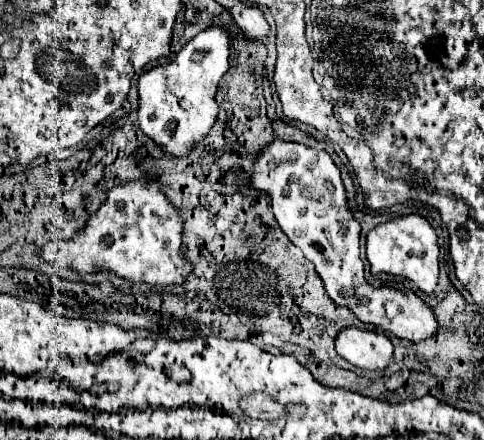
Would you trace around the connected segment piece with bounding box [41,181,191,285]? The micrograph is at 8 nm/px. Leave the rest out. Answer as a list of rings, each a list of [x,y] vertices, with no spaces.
[[[135,181],[111,189],[105,205],[101,205],[81,233],[71,241],[57,239],[45,243],[41,257],[53,267],[73,267],[81,273],[109,269],[131,285],[139,281],[151,285],[181,283],[191,273],[191,265],[181,259],[181,231],[183,219],[159,191],[157,183],[145,185]]]

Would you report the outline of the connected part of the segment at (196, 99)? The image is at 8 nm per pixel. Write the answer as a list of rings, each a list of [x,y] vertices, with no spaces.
[[[217,21],[207,27],[205,31],[197,33],[179,53],[171,63],[153,67],[145,71],[139,77],[139,127],[141,131],[151,137],[155,143],[159,143],[167,153],[175,157],[185,157],[193,143],[201,141],[209,127],[215,123],[217,117],[217,103],[215,103],[215,91],[229,69],[229,33],[225,27],[221,27]]]

